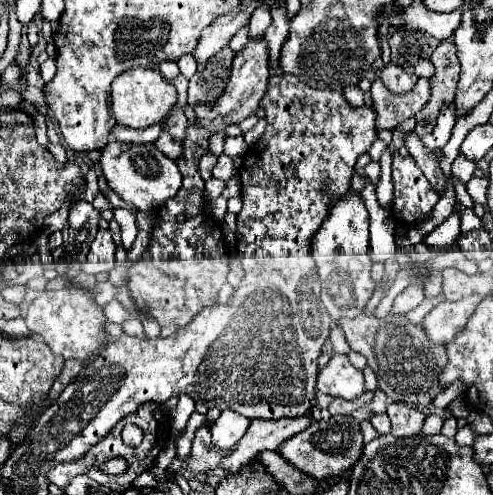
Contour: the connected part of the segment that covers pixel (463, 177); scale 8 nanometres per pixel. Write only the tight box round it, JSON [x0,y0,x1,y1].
[452,155,474,183]

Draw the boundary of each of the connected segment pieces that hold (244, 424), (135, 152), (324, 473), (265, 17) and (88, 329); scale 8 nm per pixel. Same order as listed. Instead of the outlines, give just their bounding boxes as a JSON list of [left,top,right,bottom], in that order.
[[212,411,250,449],[100,141,182,211],[278,415,364,479],[248,7,272,39],[26,289,106,361]]

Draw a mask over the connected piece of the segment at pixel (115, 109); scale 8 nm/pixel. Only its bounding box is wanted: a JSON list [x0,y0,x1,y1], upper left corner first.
[112,67,176,129]

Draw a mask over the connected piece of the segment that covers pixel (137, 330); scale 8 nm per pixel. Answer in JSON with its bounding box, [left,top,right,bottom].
[122,315,146,337]

